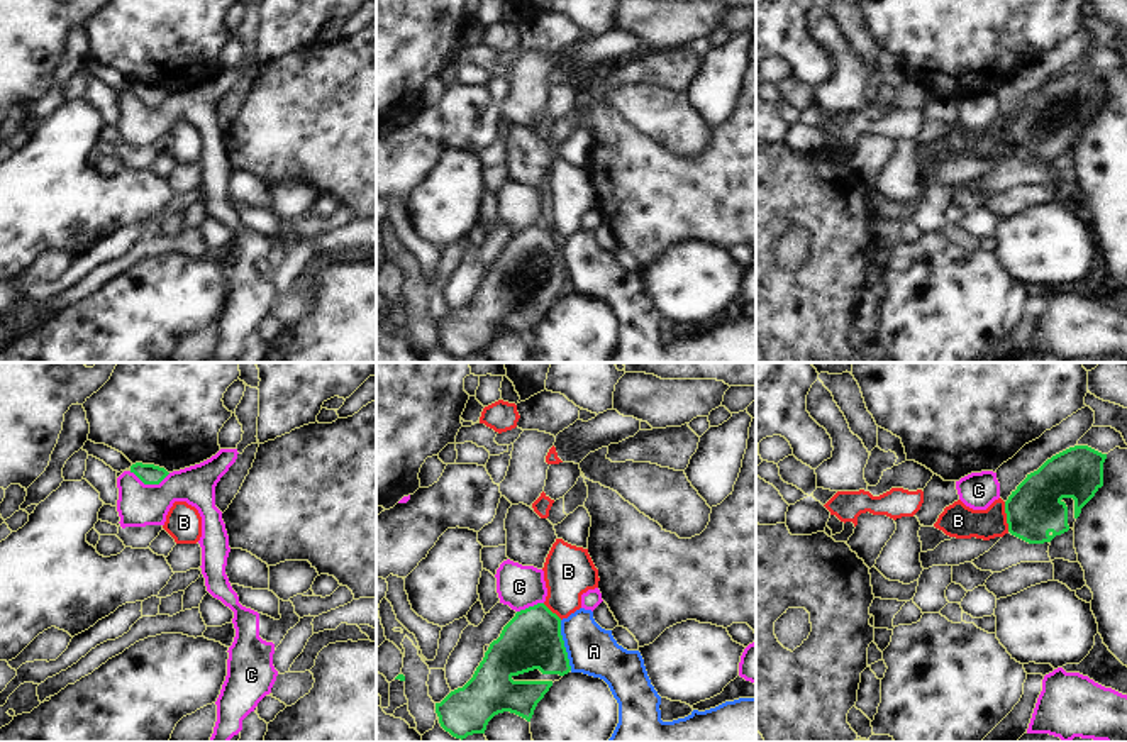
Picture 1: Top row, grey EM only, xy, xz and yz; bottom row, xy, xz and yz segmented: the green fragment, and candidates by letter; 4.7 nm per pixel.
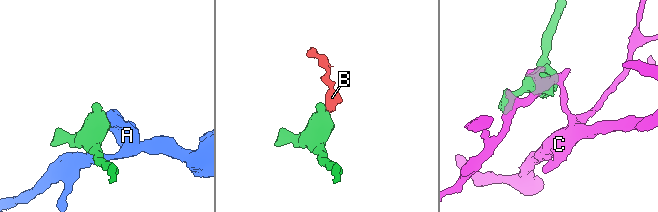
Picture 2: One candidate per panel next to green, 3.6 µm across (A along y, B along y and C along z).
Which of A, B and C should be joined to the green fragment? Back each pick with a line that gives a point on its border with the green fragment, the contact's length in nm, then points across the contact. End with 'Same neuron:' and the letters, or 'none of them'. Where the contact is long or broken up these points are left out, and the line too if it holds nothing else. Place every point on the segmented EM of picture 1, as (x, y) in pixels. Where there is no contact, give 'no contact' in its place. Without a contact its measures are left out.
Same neuron: none of them

